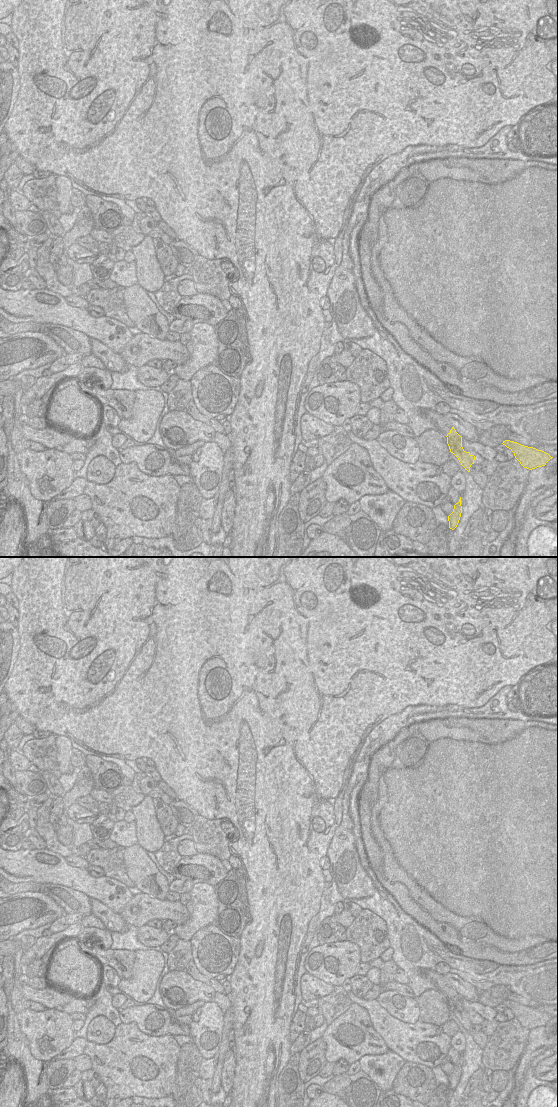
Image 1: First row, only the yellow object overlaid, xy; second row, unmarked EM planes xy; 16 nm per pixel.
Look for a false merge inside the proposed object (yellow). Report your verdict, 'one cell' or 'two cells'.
two cells

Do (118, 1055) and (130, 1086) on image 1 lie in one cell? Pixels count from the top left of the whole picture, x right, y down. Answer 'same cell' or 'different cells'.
same cell

